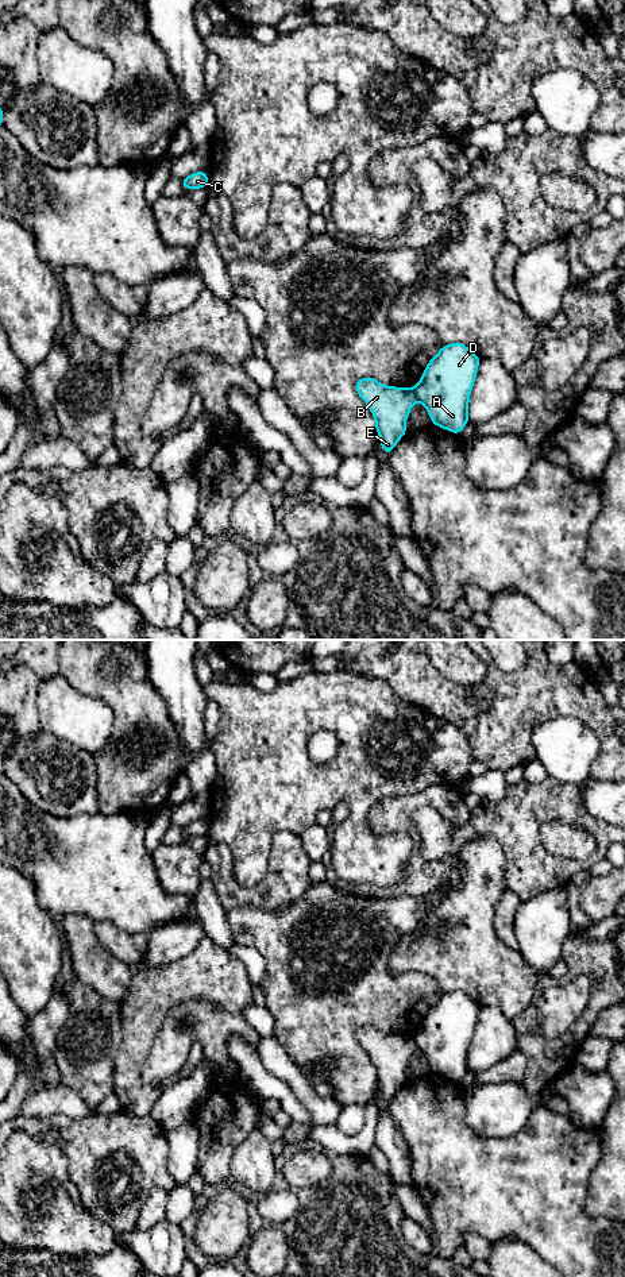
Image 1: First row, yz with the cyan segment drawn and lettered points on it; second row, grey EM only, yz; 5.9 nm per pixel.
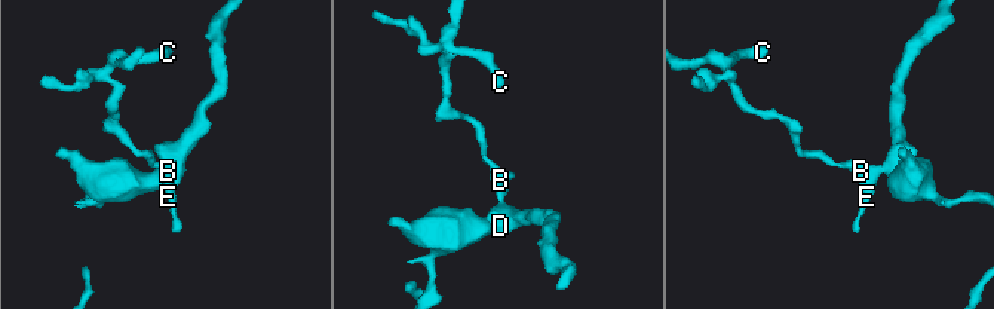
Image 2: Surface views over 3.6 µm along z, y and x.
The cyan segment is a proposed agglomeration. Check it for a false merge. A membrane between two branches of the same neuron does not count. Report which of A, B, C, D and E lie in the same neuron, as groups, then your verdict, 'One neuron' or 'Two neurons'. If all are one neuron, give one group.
Groups: A D / B C E. Two neurons

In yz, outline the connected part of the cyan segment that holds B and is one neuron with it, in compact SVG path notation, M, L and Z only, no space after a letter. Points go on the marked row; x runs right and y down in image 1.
M371 377L355 382L355 390L370 408L379 444L390 455L400 439L406 433L406 418L416 404L414 387L385 386Z

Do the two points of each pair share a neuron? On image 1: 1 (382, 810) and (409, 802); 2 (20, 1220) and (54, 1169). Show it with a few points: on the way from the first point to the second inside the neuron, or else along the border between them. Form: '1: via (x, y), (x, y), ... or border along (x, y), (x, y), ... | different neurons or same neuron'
1: via (389, 810), (397, 810), (402, 806) | same neuron
2: via (27, 1207), (39, 1191), (41, 1181) | same neuron

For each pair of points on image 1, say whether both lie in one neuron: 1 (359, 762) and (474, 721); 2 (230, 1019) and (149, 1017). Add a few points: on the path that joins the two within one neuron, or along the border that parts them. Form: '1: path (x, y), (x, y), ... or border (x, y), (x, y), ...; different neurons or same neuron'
1: border (429, 713), (452, 722), (465, 736), (473, 755); different neurons
2: border (195, 999), (186, 999), (176, 1004), (166, 1017); different neurons

